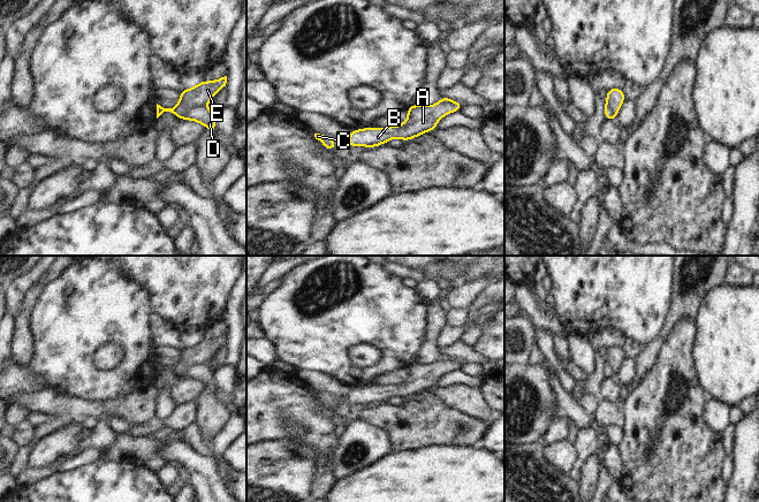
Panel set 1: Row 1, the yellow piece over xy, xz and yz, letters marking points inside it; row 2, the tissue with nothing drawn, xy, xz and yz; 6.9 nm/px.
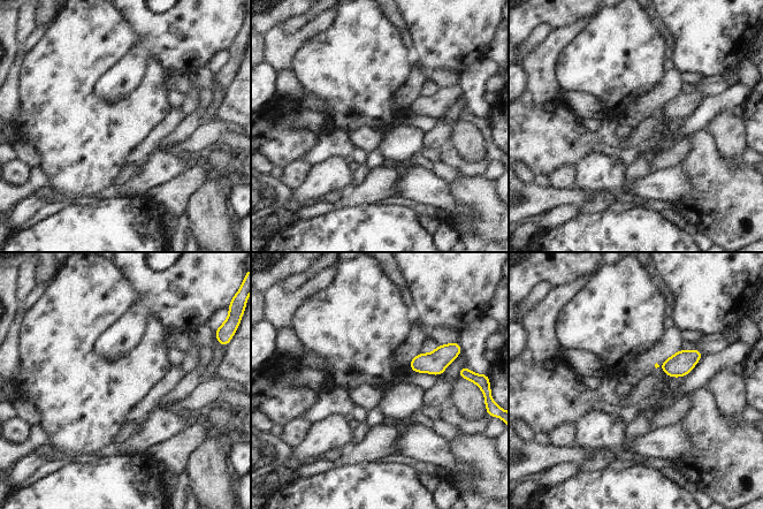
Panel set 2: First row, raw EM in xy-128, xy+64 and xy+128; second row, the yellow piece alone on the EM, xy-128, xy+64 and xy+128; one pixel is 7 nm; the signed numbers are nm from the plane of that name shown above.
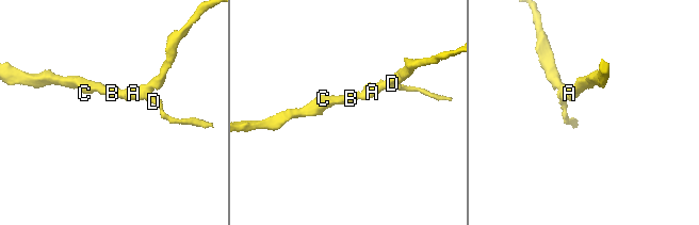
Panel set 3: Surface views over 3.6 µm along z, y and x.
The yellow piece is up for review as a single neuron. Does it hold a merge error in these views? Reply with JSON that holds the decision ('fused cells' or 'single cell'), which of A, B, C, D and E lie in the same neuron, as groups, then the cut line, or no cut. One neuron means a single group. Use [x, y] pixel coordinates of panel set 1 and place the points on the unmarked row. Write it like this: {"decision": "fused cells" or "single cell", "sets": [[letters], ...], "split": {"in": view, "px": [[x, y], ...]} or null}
{"decision": "fused cells", "sets": [["A", "B", "C", "E"], ["D"]], "split": {"in": "xy", "px": [[204, 362], [189, 364], [182, 375]]}}

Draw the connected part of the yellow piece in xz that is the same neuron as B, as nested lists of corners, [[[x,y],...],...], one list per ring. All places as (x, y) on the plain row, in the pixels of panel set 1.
[[[458,359],[453,362],[439,360],[431,364],[415,362],[407,367],[408,376],[402,383],[352,388],[348,395],[348,404],[364,403],[365,405],[374,405],[387,401],[390,396],[409,398],[426,389],[434,389],[438,379],[442,374],[461,367],[457,362]]]

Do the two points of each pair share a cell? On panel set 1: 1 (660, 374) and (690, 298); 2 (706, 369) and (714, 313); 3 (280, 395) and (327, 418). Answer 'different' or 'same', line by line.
1: different
2: same
3: same

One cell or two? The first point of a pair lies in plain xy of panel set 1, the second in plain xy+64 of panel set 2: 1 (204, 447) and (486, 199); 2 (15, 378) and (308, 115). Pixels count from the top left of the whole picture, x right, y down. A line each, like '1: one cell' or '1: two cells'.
1: two cells
2: one cell

